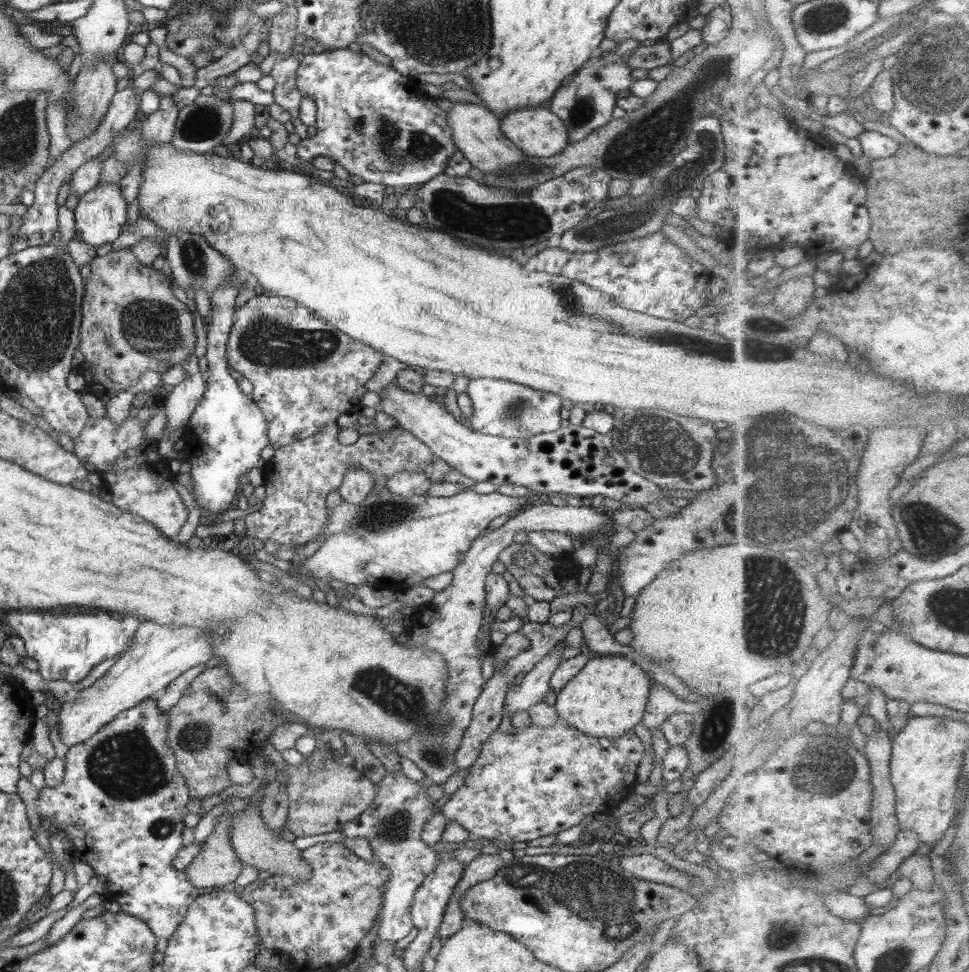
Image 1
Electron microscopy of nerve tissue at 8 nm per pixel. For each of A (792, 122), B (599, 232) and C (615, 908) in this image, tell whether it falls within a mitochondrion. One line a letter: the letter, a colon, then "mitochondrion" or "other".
A: other
B: mitochondrion
C: mitochondrion

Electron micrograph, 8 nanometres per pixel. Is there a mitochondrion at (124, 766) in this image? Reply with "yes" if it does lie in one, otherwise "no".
yes

